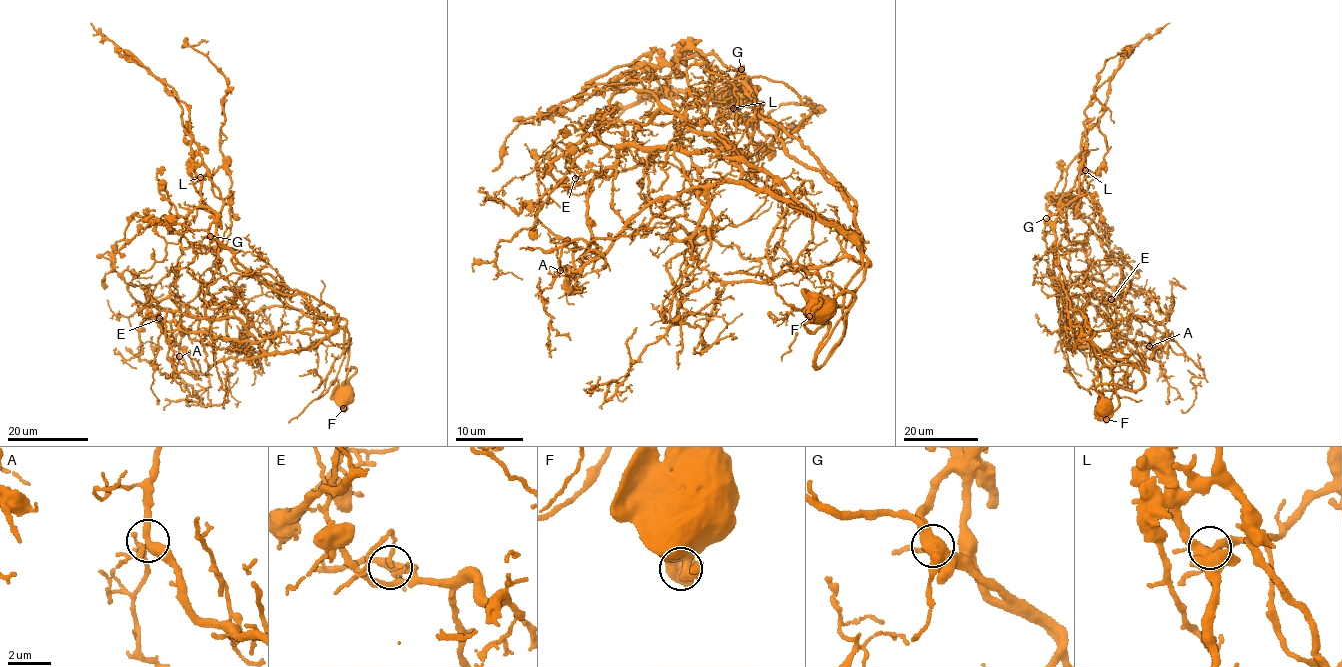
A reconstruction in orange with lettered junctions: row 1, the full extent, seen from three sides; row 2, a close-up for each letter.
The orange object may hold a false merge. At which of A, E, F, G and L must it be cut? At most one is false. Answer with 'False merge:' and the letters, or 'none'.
False merge: F

